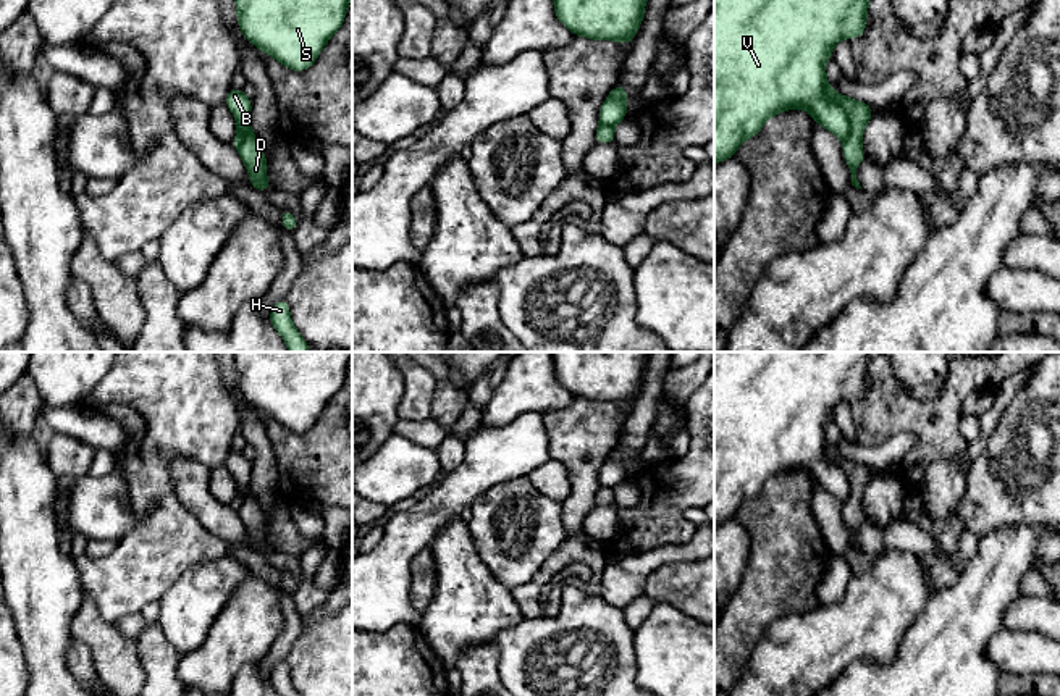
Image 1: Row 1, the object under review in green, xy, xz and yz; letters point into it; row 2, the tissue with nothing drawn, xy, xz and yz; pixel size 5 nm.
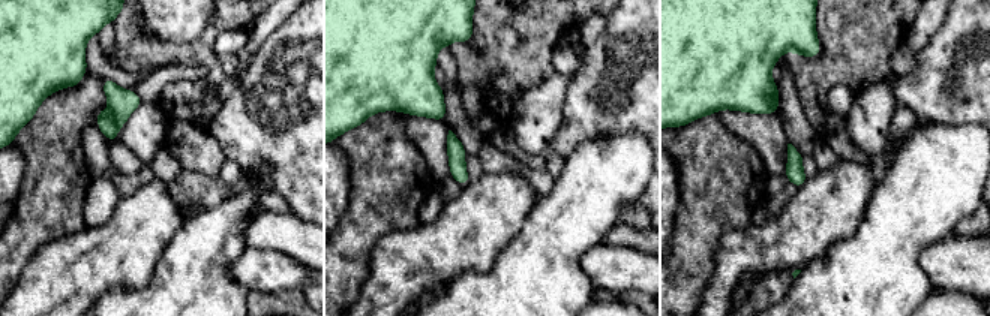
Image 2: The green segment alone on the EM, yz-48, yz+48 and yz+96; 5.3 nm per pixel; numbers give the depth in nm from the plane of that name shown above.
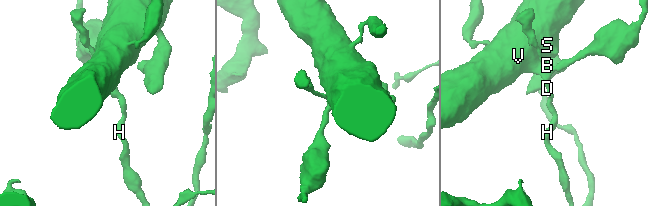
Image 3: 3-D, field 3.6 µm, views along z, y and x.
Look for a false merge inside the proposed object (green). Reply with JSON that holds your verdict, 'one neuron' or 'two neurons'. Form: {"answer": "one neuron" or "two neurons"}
{"answer": "two neurons"}

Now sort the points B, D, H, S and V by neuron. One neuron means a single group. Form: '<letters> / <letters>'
B D H / S V

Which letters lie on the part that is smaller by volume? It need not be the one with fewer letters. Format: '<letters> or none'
B, D, H

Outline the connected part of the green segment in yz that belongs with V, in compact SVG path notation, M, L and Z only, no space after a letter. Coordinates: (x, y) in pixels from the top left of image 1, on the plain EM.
M714 352L714 526L734 520L743 502L784 472L806 472L818 488L848 501L850 483L826 441L826 421L840 400L864 396L869 362L869 352Z

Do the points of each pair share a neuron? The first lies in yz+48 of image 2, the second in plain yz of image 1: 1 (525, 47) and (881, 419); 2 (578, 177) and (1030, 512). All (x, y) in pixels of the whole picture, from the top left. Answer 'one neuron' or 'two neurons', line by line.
1: one neuron
2: two neurons

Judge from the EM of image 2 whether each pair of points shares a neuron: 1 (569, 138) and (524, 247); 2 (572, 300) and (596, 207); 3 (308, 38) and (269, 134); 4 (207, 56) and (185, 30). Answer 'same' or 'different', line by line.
1: different
2: same
3: same
4: different

